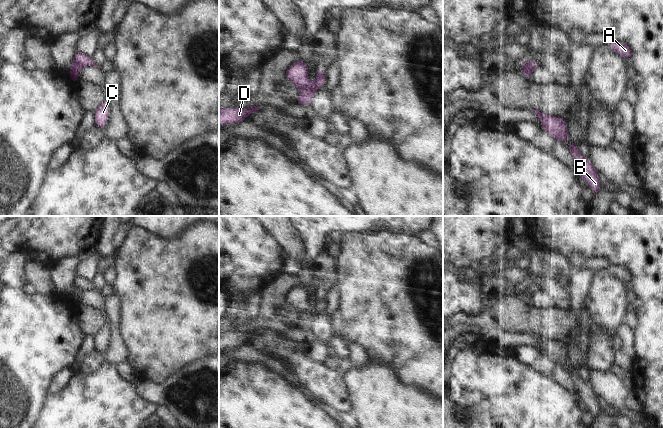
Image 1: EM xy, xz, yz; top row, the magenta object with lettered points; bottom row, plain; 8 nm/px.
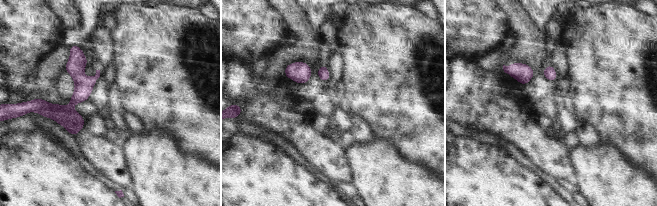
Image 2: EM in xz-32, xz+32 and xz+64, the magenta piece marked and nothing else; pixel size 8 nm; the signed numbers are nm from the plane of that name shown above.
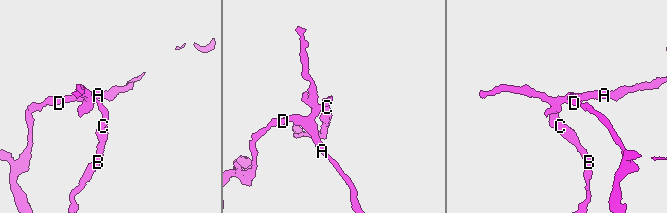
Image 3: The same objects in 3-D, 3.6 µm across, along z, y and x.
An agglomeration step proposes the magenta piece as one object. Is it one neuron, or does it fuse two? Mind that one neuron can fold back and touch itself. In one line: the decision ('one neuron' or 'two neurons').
one neuron

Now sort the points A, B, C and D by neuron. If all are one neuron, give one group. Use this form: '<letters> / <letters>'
A B C D

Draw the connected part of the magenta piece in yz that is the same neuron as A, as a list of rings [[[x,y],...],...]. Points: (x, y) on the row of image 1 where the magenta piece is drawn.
[[[611,41],[609,44],[608,44],[609,48],[611,50],[613,50],[615,53],[619,54],[622,58],[632,58],[632,55],[633,55],[633,51],[632,51],[632,48],[621,42],[621,41]]]

